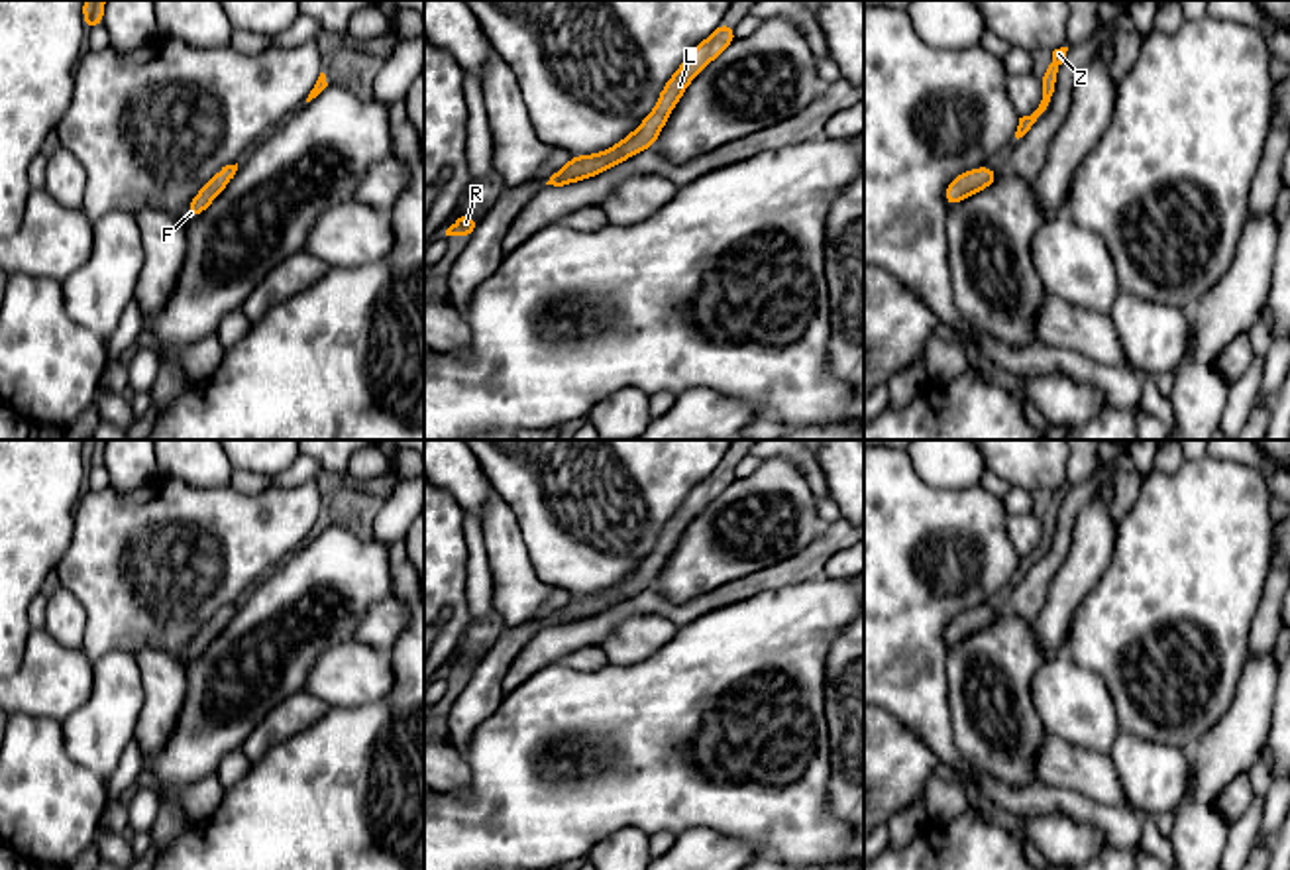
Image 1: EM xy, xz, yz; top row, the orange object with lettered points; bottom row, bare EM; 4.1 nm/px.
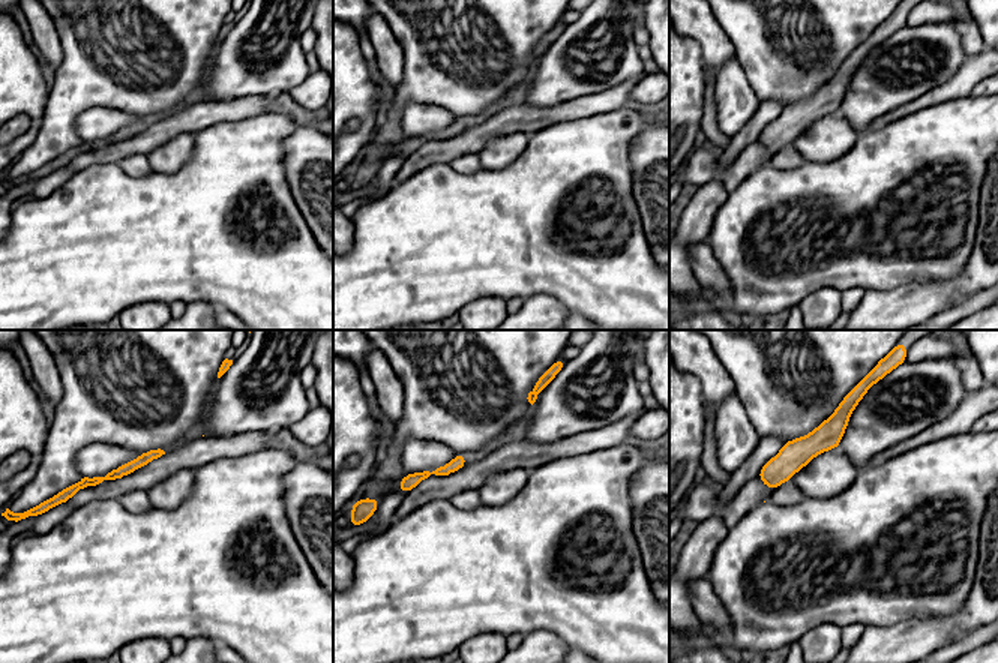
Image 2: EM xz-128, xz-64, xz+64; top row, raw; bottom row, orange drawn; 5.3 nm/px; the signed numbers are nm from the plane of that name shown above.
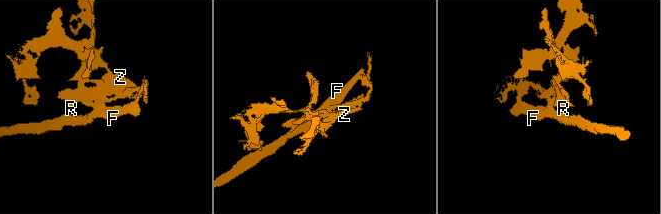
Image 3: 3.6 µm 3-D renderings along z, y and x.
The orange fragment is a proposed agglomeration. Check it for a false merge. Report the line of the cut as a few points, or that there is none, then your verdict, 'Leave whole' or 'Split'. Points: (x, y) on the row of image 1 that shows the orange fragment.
No split. Leave whole

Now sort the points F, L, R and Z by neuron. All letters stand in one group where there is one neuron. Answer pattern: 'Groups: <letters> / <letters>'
Groups: F L R Z

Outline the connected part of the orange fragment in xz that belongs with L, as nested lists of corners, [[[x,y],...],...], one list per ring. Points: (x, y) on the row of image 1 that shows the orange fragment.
[[[721,24],[713,33],[695,45],[679,69],[664,84],[656,108],[640,122],[640,126],[615,143],[611,149],[593,155],[573,155],[560,171],[556,171],[546,185],[564,187],[577,181],[587,181],[615,165],[638,155],[656,145],[675,104],[687,90],[689,82],[701,75],[711,61],[715,61],[730,43],[736,41],[734,26]]]

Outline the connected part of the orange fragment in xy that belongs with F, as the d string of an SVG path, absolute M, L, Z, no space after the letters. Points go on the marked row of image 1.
M238 163L218 169L218 173L208 183L204 183L198 194L188 202L185 216L190 220L200 216L216 200L216 196L230 185L236 171Z

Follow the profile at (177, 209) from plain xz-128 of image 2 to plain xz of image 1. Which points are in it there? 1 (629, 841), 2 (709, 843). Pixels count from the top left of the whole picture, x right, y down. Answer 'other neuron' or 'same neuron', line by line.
1: other neuron
2: other neuron

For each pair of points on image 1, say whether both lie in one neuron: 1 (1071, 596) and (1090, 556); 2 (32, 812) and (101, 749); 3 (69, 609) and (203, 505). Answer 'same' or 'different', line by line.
1: same
2: different
3: different

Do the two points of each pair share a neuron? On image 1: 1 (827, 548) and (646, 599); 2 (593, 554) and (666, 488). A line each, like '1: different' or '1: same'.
1: same
2: same

